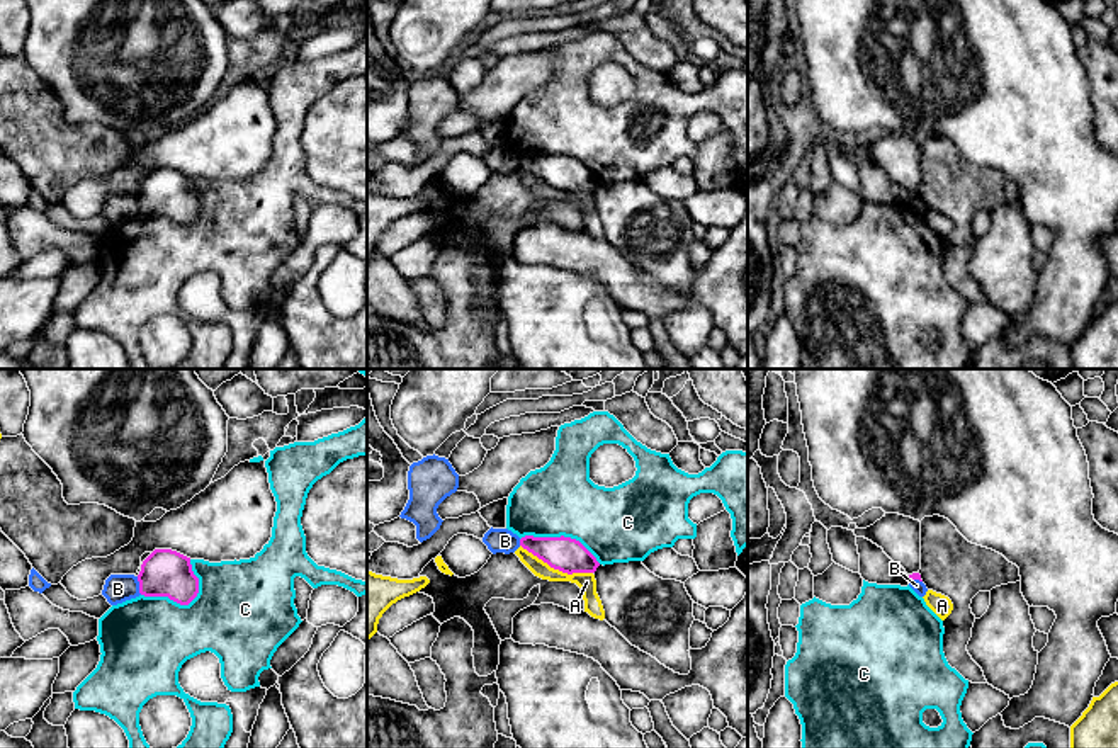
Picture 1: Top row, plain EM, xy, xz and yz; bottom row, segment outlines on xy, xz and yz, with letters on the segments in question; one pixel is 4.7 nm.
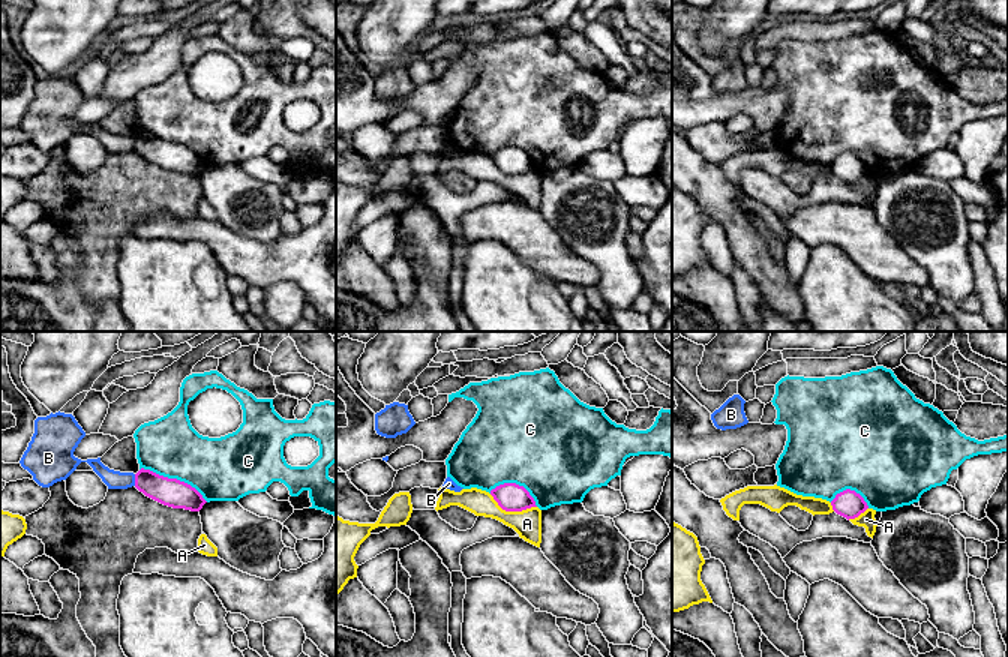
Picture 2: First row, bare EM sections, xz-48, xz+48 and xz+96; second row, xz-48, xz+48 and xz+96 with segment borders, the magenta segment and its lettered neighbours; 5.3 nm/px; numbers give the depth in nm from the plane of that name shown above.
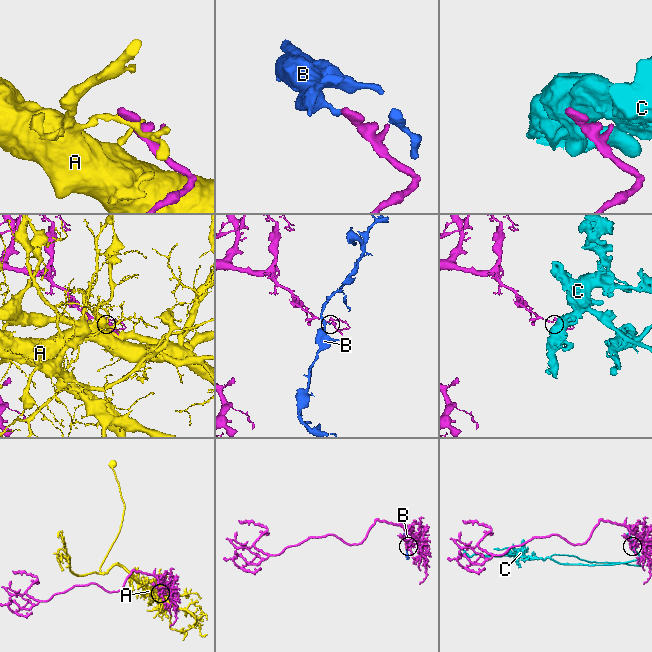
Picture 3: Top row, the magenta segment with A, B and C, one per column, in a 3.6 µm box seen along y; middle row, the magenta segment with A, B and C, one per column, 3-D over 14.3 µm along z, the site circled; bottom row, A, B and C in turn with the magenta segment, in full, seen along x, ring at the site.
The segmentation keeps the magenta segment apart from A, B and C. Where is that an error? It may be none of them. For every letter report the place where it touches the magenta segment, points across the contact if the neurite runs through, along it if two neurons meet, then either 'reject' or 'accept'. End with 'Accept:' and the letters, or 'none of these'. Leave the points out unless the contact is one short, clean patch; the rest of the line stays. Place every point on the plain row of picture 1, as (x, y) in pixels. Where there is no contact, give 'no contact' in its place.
A: meets magenta in xz at (556, 187); reject
B: meets magenta in xy at (140, 204); border along xy (136, 196), (141, 213); reject
C: meets magenta in xy at (186, 223); reject
Accept: none of these

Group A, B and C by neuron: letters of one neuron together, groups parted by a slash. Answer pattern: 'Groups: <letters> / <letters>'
Groups: A / B / C

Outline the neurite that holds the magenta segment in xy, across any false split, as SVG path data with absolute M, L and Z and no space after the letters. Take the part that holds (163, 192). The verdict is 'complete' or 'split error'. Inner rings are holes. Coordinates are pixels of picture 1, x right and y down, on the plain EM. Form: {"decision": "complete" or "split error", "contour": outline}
{"decision": "complete", "contour": "M155 168L143 180L138 201L141 214L168 216L180 224L189 224L199 212L190 177L172 168Z"}

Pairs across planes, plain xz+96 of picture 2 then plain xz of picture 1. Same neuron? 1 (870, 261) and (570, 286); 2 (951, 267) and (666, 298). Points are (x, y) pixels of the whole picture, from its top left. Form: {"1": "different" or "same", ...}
{"1": "different", "2": "different"}

